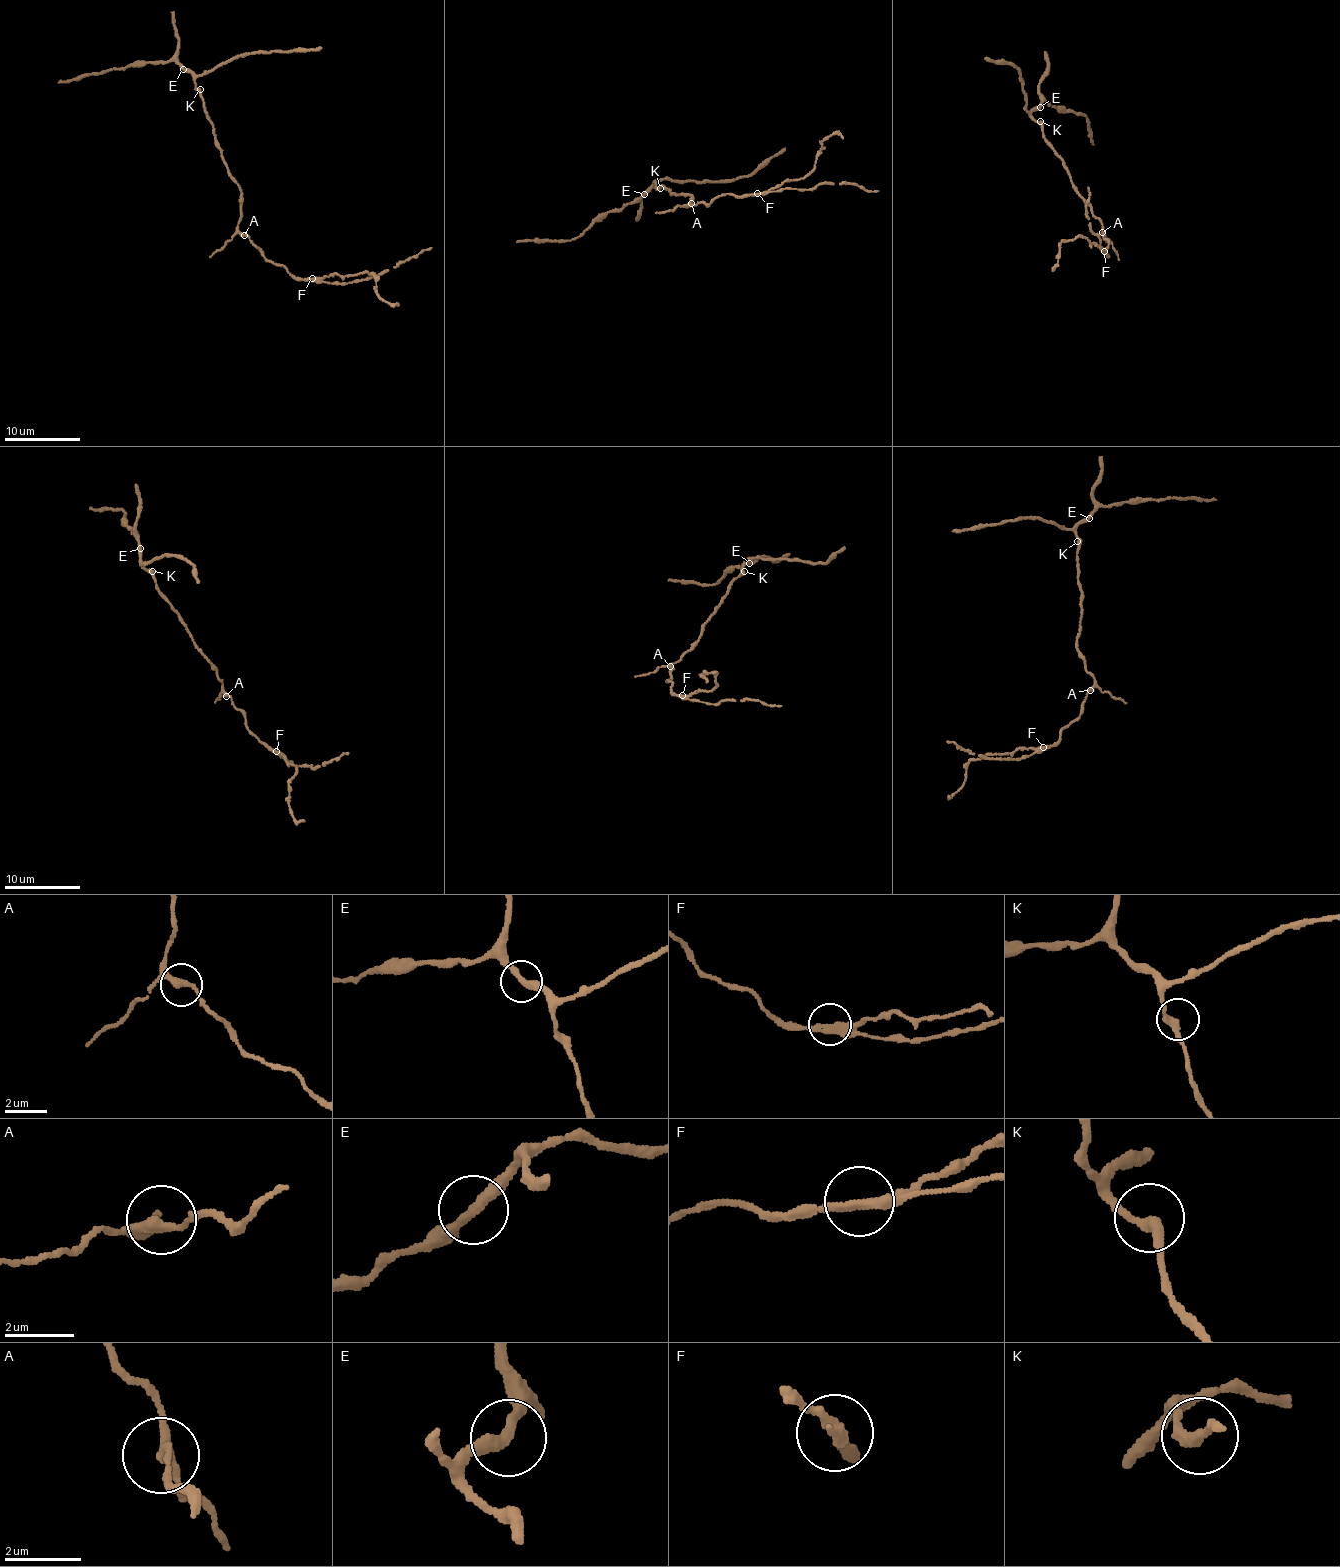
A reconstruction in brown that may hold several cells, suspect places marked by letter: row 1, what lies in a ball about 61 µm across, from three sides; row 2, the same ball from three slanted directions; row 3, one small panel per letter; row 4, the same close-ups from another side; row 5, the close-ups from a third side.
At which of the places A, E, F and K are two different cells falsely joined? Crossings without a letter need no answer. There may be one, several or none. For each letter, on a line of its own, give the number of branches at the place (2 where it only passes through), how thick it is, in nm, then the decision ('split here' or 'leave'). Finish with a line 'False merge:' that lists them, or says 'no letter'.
A: 3 branches meet; 220 nm thick; leave
E: 2 branches meet; 300 nm thick; leave
F: 2 branches meet; 320 nm thick; split here
K: 2 branches meet; 300 nm thick; leave
False merge: F

